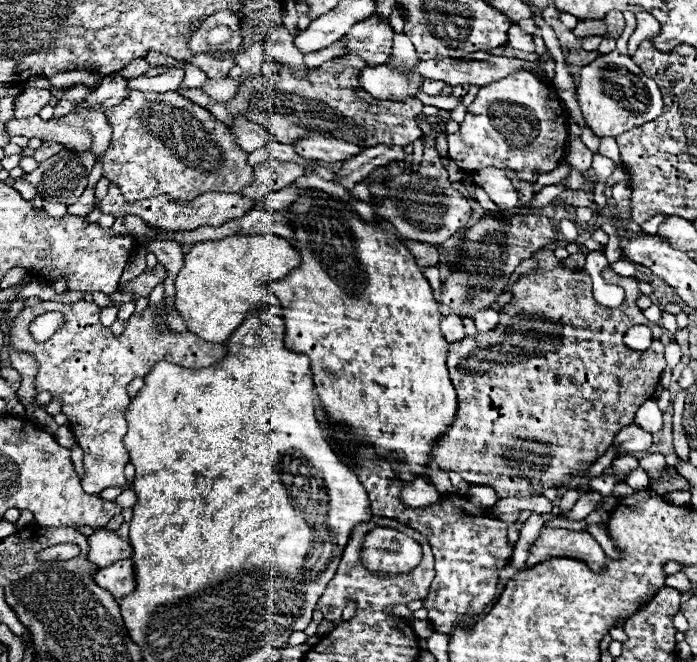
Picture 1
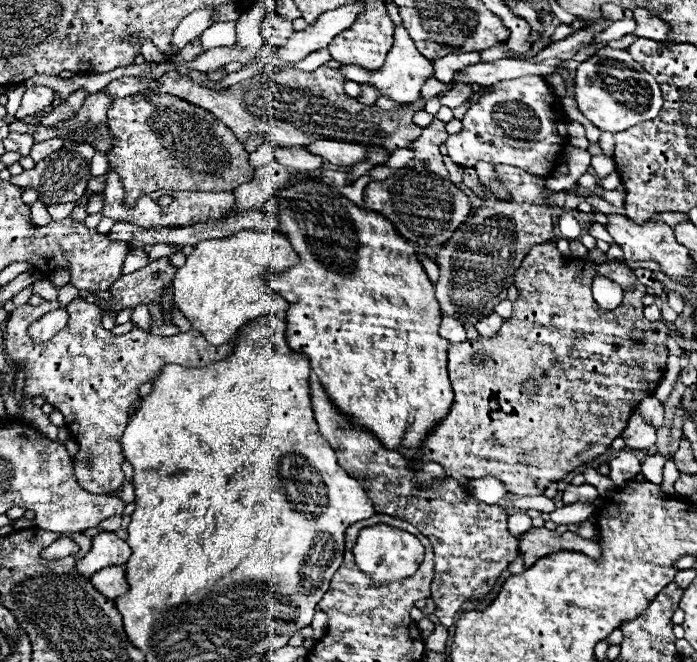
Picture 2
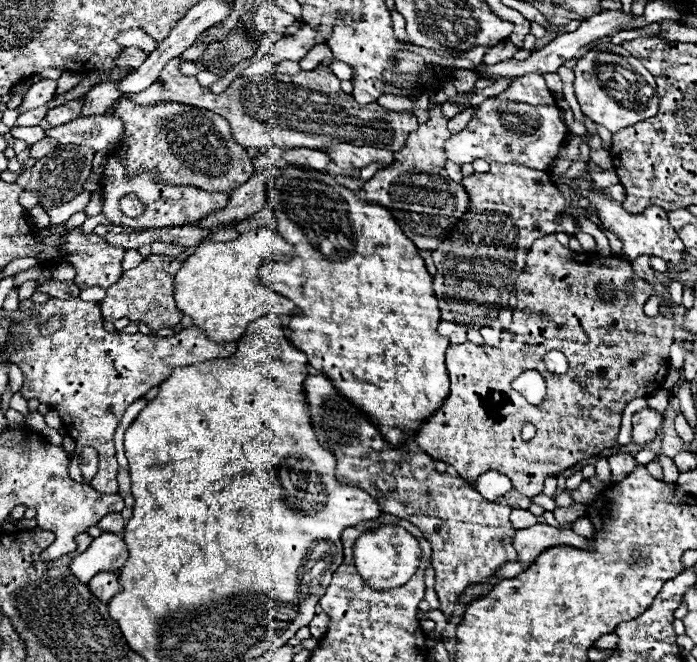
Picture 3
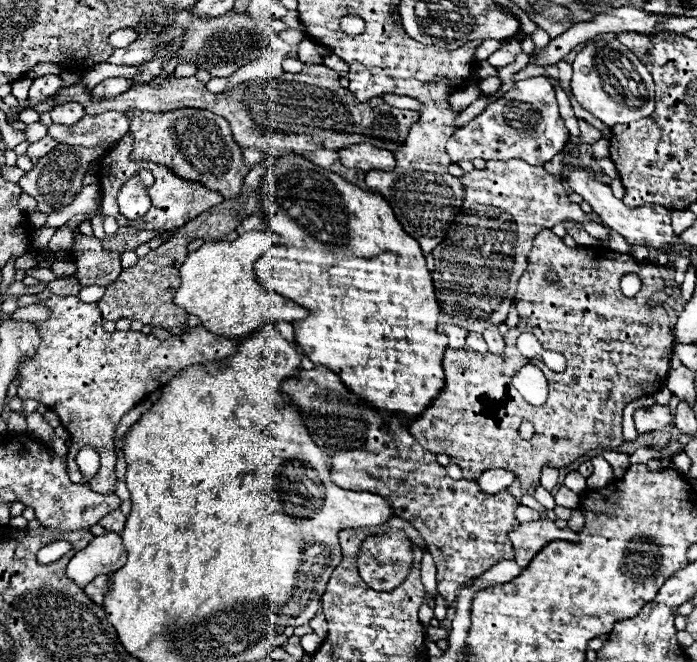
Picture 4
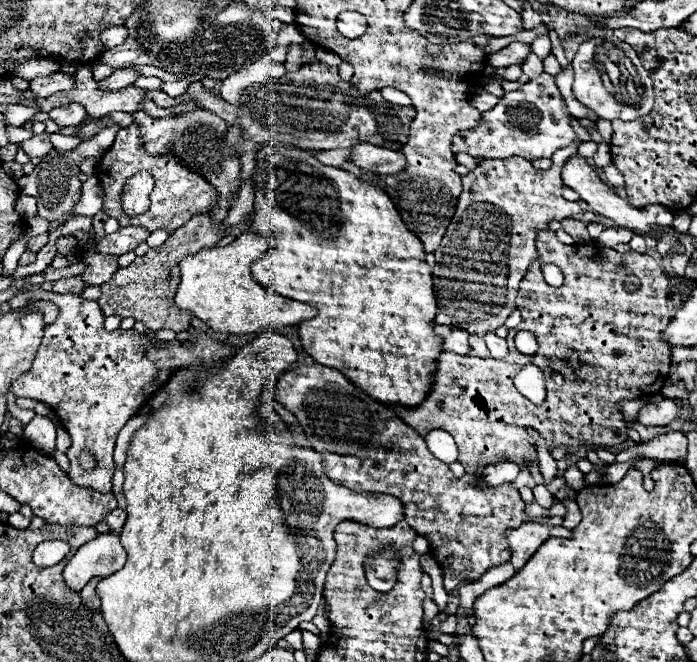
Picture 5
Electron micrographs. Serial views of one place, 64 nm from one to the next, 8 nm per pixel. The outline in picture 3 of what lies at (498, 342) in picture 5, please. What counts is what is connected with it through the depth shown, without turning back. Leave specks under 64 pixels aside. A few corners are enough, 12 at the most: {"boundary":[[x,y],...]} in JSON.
{"boundary":[[500,320],[486,322],[480,334],[488,344],[500,342]]}

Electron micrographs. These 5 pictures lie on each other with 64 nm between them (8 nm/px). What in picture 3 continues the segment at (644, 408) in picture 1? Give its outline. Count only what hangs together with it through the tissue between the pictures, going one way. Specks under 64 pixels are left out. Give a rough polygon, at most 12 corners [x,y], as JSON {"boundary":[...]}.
{"boundary":[[664,390],[652,394],[648,408],[658,414],[668,408],[668,396]]}

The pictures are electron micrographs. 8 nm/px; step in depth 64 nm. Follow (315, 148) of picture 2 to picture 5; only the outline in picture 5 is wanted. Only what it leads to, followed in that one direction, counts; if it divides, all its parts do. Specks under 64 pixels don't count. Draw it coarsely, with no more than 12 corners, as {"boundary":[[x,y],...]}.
{"boundary":[[372,144],[350,148],[350,162],[380,174],[398,174],[404,158],[398,150]]}

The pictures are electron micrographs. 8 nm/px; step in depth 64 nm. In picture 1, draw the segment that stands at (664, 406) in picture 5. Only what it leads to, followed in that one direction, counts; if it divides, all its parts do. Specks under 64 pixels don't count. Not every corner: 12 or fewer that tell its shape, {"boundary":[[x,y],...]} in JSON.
{"boundary":[[636,424],[622,428],[614,436],[616,452],[648,450],[652,434],[642,432]]}

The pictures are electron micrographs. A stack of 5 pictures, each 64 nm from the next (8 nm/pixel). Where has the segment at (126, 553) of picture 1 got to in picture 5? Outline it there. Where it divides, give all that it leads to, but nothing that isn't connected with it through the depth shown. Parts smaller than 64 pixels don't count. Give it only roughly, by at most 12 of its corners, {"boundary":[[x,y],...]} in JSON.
{"boundary":[[118,534],[84,544],[64,568],[76,592],[126,564]]}

